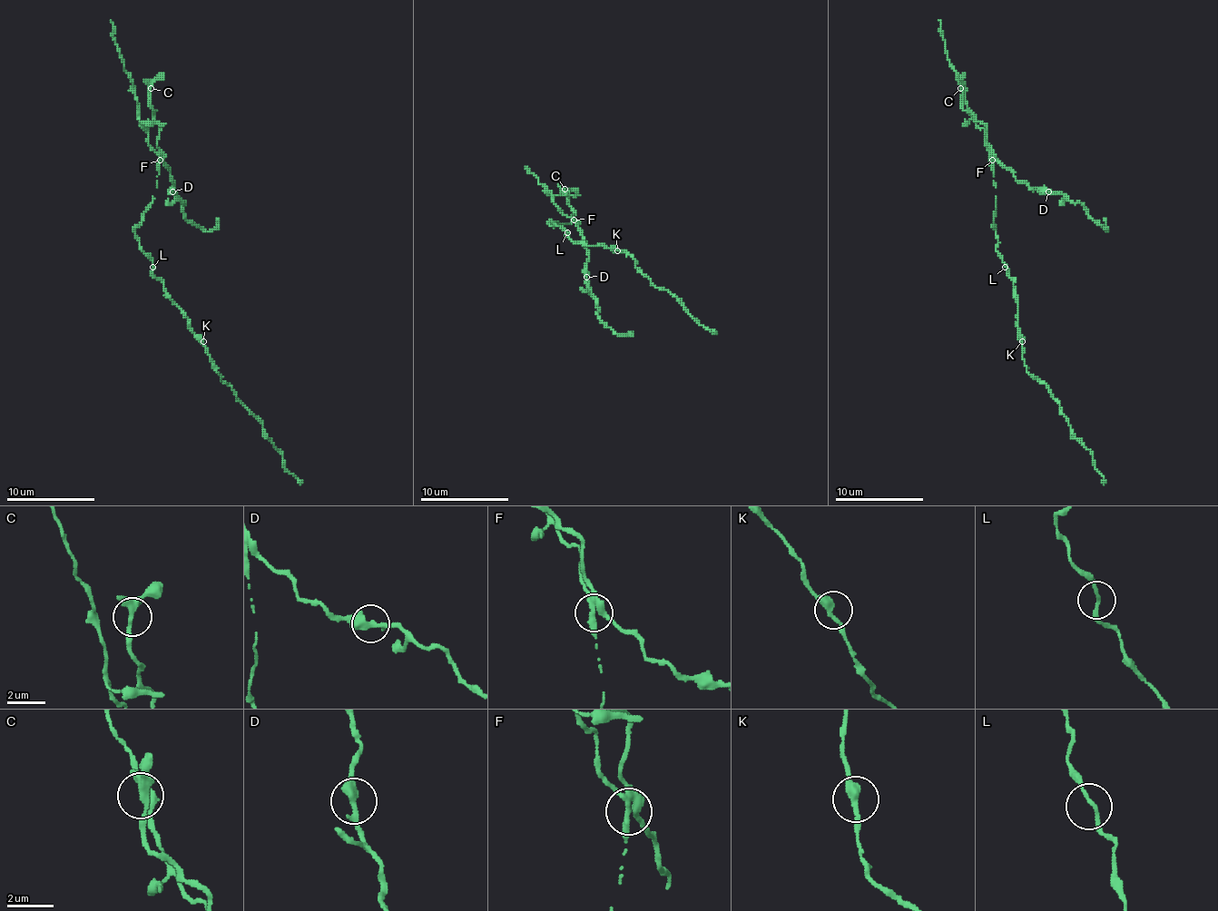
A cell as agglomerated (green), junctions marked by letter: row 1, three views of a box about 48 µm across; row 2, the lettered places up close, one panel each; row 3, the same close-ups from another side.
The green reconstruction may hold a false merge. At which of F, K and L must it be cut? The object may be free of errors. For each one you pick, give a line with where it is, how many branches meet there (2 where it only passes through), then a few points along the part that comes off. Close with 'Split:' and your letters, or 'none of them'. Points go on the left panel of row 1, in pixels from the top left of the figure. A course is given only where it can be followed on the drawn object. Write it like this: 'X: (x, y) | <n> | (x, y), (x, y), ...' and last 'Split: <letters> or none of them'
F: (160, 160) | 4 | (159, 159), (172, 181), (172, 190), (183, 200), (183, 216), (205, 231), (216, 225), (219, 218)
Split: F

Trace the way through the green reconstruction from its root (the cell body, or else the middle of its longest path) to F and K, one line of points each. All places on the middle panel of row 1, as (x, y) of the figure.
F: (567, 235), (555, 224), (549, 224), (571, 224), (574, 220)
K: (567, 235), (574, 241), (617, 250)

